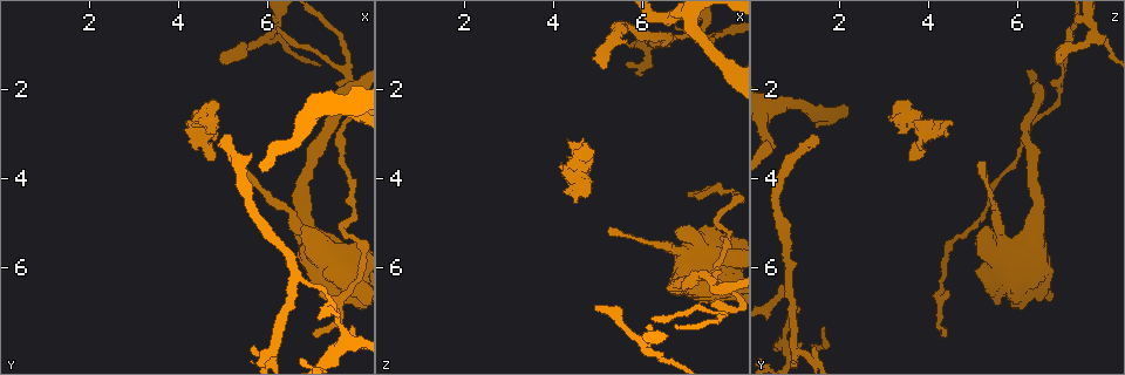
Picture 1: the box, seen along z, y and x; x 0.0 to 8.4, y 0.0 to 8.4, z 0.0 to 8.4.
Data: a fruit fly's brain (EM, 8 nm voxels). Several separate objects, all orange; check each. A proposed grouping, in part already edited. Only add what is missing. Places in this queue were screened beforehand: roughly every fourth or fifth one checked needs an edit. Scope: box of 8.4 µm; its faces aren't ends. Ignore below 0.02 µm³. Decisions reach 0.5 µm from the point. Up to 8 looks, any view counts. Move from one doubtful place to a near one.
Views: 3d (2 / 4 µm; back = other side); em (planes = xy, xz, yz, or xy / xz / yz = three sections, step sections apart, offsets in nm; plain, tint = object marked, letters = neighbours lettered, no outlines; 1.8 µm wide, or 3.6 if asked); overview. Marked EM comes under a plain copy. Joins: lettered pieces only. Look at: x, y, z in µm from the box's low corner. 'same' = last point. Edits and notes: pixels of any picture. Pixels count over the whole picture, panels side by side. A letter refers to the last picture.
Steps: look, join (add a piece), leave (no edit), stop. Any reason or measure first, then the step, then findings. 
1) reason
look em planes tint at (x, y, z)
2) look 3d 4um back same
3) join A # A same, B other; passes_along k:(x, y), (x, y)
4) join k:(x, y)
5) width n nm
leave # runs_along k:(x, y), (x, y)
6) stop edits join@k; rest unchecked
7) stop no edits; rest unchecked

branch stops here
look em xy step 16 letters at (5.20, 3.15, 1.50)

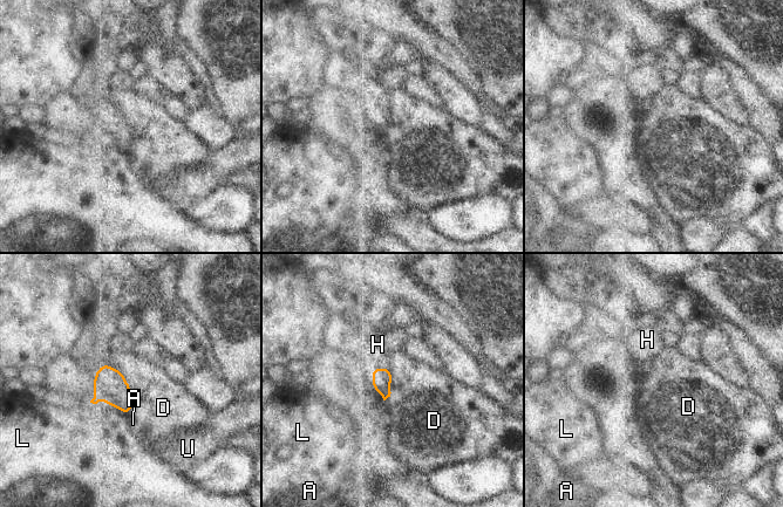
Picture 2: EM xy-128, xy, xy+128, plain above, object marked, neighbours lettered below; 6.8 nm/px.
look em planes letters same

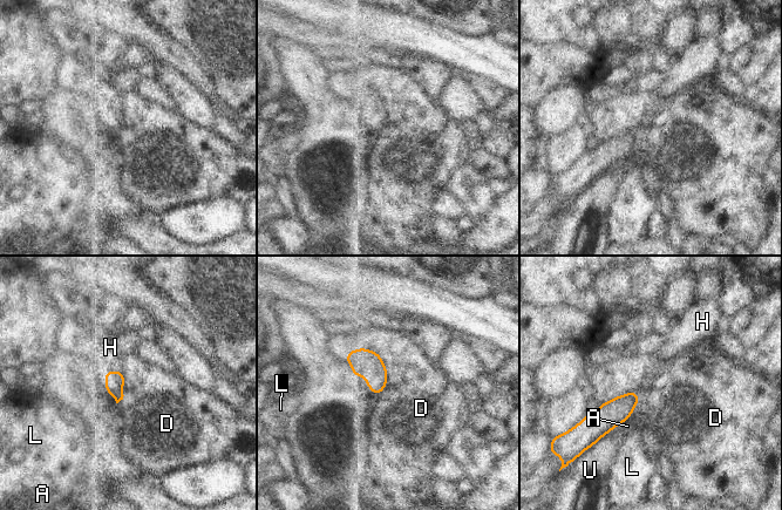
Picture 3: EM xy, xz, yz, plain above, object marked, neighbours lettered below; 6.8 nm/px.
join H # A other, D other, H same, L other, U other; passes_along 3:(114, 380), (111, 371), (110, 347); it goes on there

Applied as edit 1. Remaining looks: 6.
branch stops here
look em yz step 16 tint at (4.75, 3.60, 3.55)

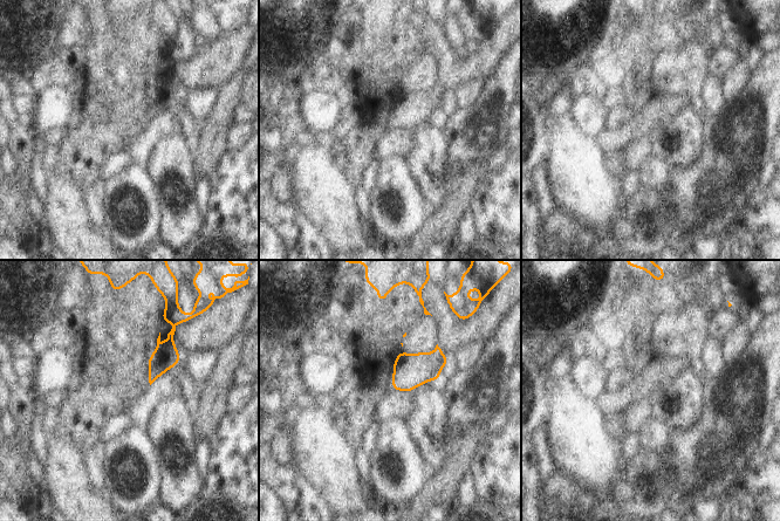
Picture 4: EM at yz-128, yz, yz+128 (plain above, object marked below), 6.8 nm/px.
look em xy step 16 letters same

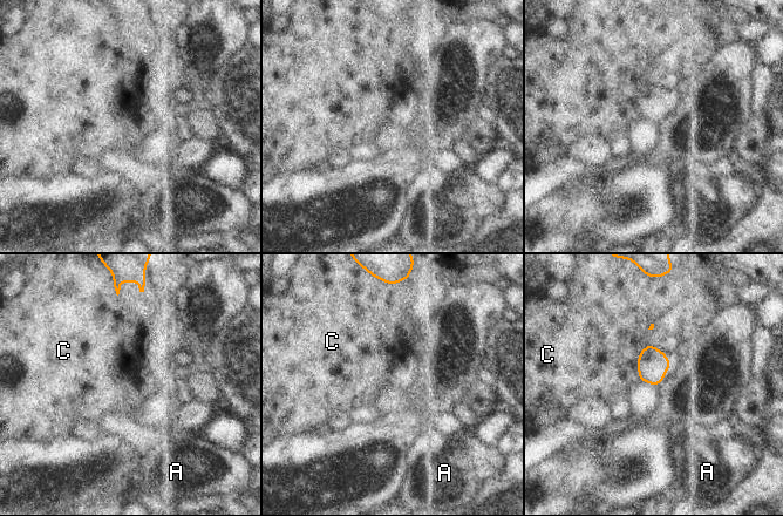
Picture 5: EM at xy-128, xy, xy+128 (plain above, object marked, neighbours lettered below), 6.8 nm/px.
leave # A other, C other; border 5:(647, 343), (638, 354), (639, 380); no lettered piece goes on from it

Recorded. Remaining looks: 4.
free end
look em xy step 16 tint at (4.90, 1.40, 6.85)

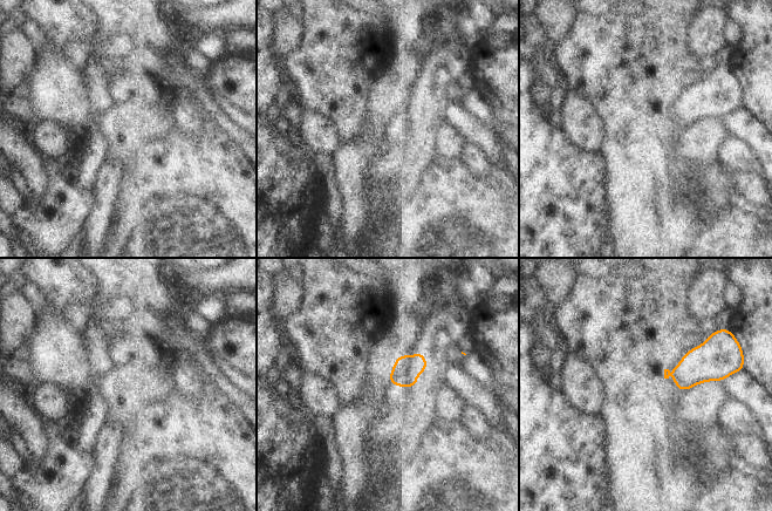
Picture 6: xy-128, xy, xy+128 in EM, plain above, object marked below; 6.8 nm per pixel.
another direction
look em planes tint same

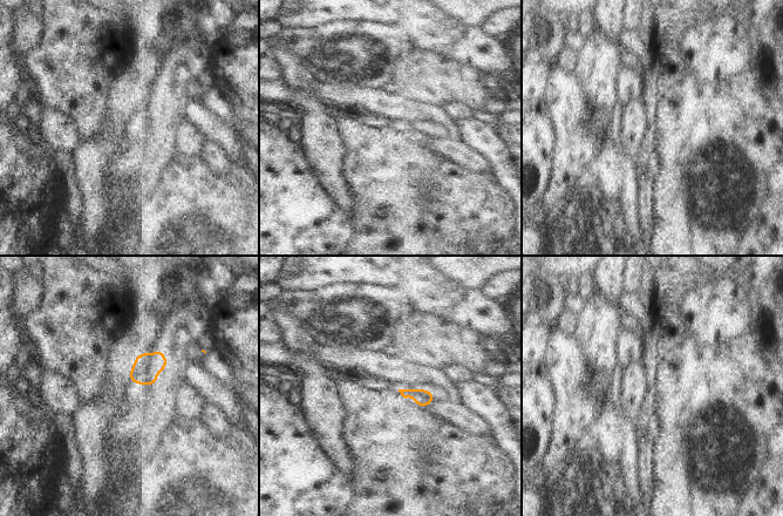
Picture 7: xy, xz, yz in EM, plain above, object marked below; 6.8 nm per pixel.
look em planes letters same

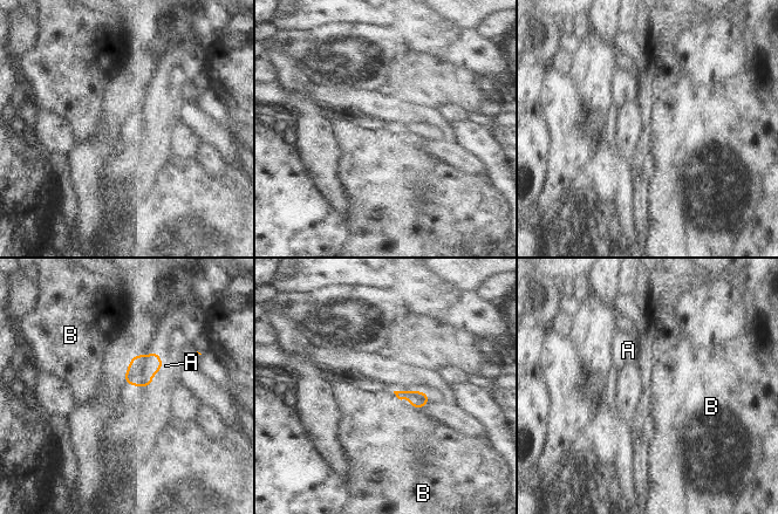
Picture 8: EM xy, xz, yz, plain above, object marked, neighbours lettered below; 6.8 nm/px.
leave # A other, B other; none of them fits

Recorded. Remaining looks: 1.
stop edits join@3; rest unchecked

